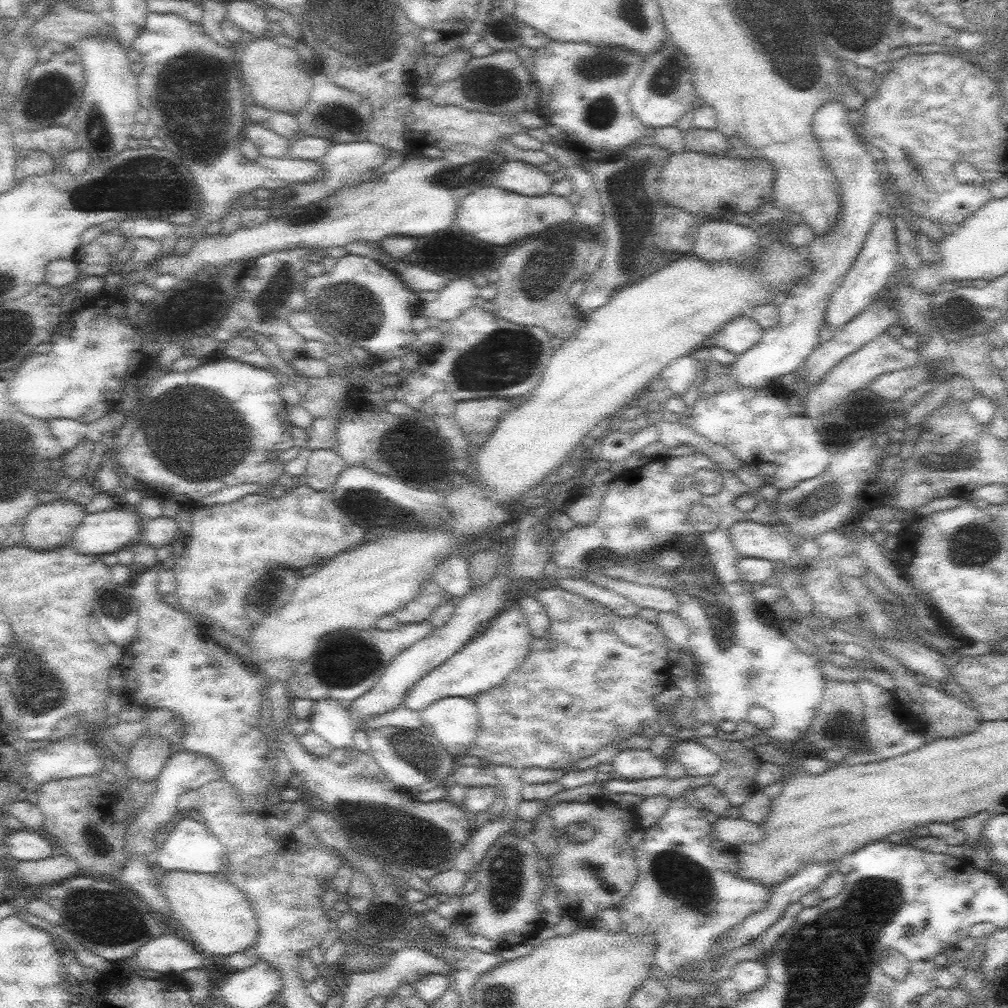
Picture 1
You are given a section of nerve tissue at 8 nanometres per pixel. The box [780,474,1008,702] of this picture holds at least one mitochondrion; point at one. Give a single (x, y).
(970, 545)

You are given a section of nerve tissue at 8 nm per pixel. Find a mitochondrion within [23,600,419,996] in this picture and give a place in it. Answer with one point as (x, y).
(94, 912)

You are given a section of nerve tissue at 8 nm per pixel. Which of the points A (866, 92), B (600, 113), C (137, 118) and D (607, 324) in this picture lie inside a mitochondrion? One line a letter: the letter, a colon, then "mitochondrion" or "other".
A: other
B: mitochondrion
C: other
D: other

